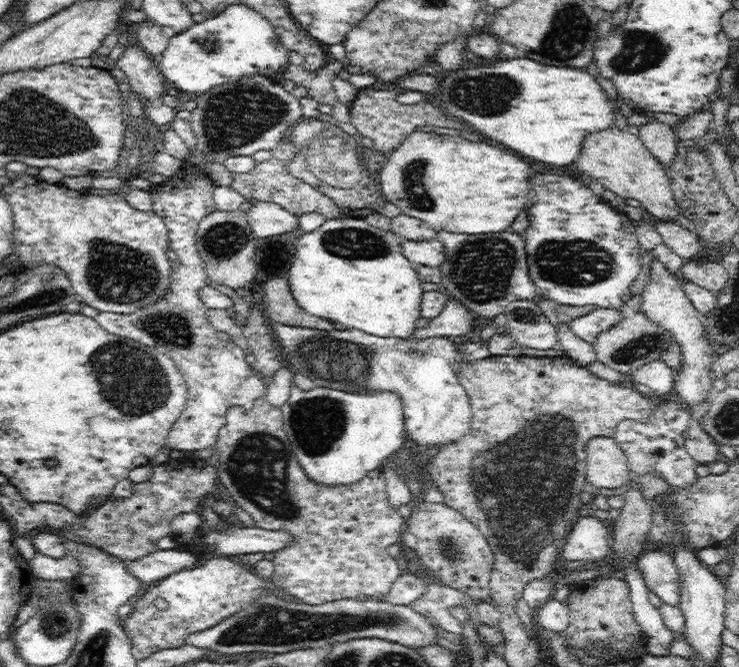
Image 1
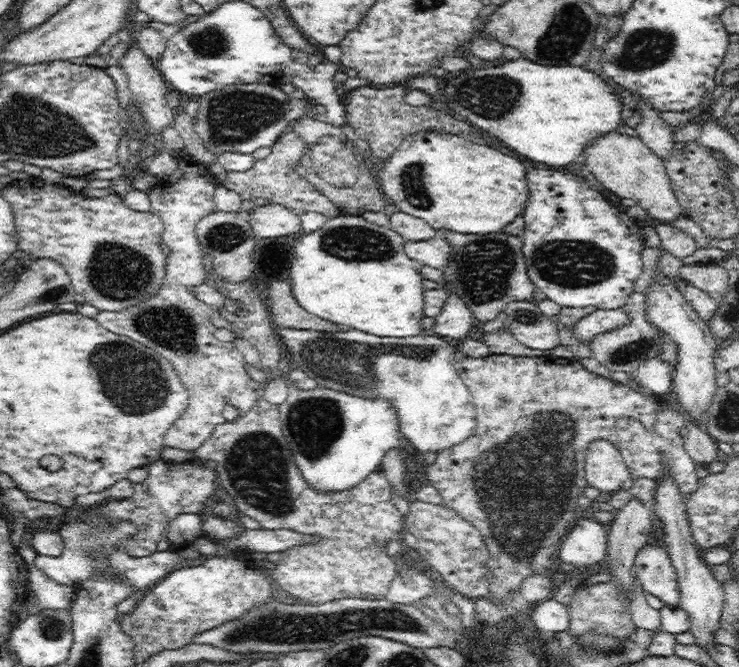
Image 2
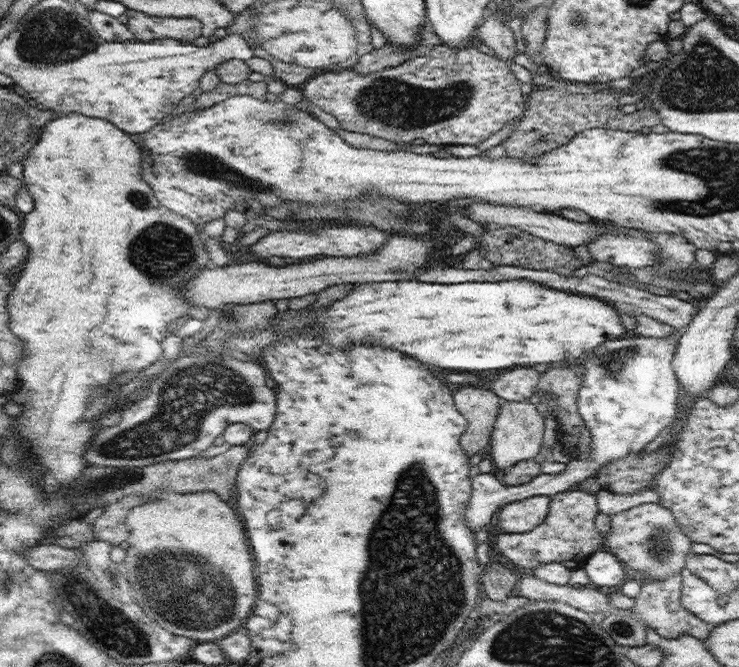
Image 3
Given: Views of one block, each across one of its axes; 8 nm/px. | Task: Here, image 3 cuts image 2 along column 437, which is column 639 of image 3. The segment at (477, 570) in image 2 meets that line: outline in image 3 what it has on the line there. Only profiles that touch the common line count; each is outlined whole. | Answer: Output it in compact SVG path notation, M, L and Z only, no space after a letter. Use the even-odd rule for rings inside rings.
M644 503L622 511L611 518L610 524L612 529L610 529L610 533L604 536L604 547L608 548L613 555L616 555L621 562L625 562L634 570L644 572L648 580L664 580L676 575L676 573L681 574L682 569L686 567L686 555L693 552L693 542L682 532L674 514L658 503Z

